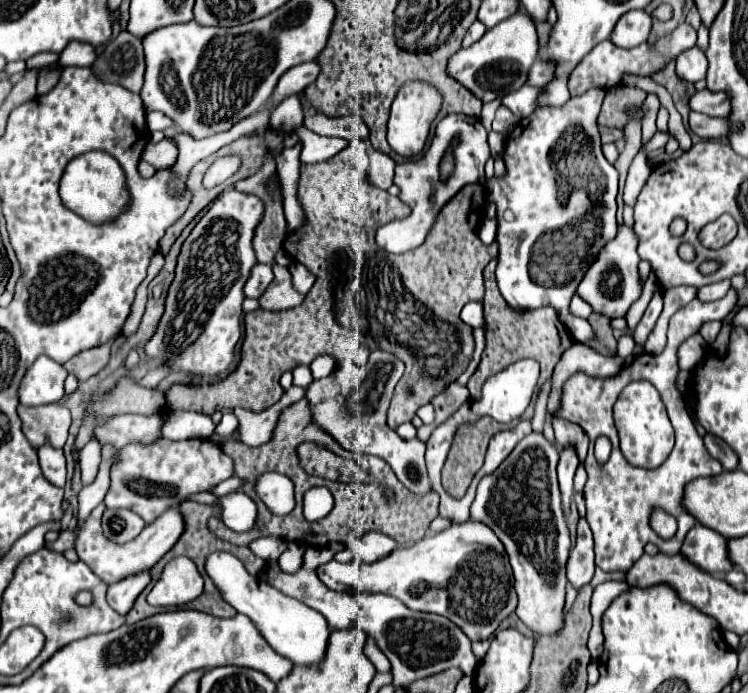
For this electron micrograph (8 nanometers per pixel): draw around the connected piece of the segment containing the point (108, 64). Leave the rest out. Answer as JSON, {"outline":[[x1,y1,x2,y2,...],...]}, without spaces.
{"outline":[[126,29,120,31,120,35,104,47,102,55,98,55,92,69,98,71,102,81,118,83,134,93,140,93,146,71,142,41,132,33,126,33]]}

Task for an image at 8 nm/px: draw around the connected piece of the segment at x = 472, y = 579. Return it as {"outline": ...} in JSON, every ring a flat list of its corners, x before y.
{"outline":[[478,521,454,523,452,527,428,535,418,543,394,549,388,557,366,565,358,557,352,563,328,561,316,569,320,581,334,589,334,581,354,591,390,593,414,611,438,613,454,621,472,641,488,639,504,615,514,613,518,597,512,585,508,553,496,533]]}

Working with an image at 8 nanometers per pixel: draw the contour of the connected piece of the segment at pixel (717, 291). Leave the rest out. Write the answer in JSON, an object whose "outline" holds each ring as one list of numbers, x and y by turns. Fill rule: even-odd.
{"outline":[[730,281,712,283,712,285,706,285,706,287,700,287,698,297,700,297,700,301,716,301,716,299,722,299,730,287]]}

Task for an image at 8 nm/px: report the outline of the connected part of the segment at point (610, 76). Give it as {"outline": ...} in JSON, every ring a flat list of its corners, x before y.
{"outline":[[682,23,676,31,672,31,670,35,662,37,654,47,650,47,648,43,642,43,638,47,632,49,618,49,612,41,602,41,598,43,582,61,580,65,576,65,576,69,570,73,568,79,568,89,570,95,582,95,586,89,592,87,602,87,602,89,610,89,614,85,620,85,620,77,622,73,634,73,634,75,652,75,656,69,664,67,672,57,678,57,682,51,690,49,696,45,696,29,690,27,688,23]]}

